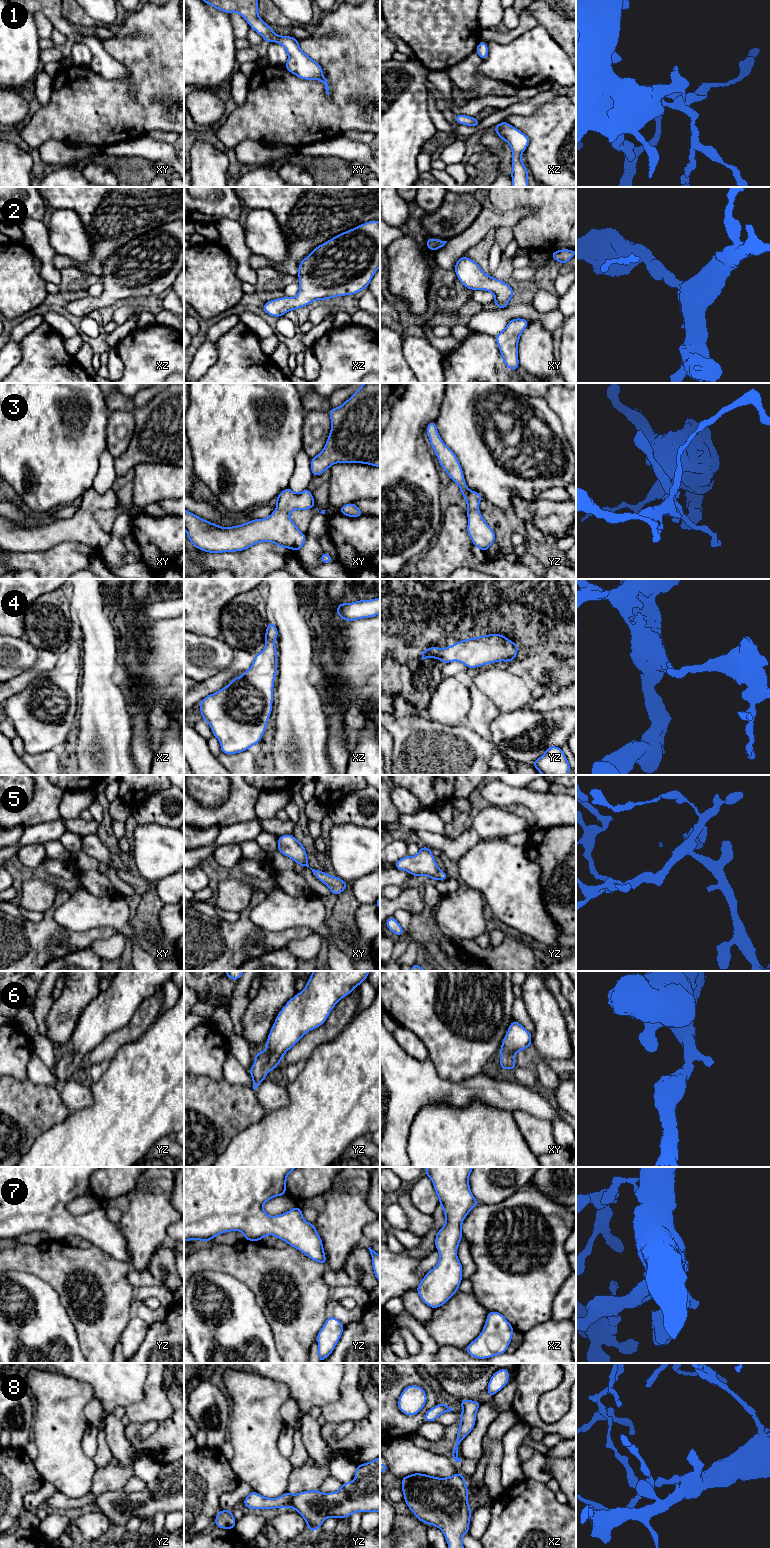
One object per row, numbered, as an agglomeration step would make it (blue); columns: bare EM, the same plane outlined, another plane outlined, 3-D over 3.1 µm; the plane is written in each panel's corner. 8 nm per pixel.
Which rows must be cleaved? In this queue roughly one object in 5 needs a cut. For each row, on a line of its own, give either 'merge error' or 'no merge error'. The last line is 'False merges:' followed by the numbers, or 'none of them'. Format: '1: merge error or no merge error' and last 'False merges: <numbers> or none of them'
1: no merge error
2: no merge error
3: no merge error
4: no merge error
5: no merge error
6: no merge error
7: no merge error
8: no merge error
False merges: none of them

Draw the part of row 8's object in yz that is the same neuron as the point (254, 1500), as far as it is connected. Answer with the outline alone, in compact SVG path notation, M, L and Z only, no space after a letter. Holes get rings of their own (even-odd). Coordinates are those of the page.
M380 1457L357 1465L355 1479L351 1482L343 1483L336 1492L321 1493L319 1489L315 1489L291 1494L286 1491L277 1498L267 1498L252 1490L243 1500L243 1503L246 1508L257 1510L293 1508L302 1515L310 1533L313 1533L314 1530L318 1531L322 1523L329 1517L338 1519L350 1517L354 1512L380 1512Z

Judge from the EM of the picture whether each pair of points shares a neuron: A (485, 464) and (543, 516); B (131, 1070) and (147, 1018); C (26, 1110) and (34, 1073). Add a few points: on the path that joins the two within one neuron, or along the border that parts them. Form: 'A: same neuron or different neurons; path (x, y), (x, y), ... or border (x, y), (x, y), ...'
A: different neurons; border (535, 500), (531, 502)
B: different neurons; border (157, 1017), (138, 1038), (121, 1046)
C: different neurons; border (27, 1078), (36, 1084), (53, 1085), (55, 1087)

